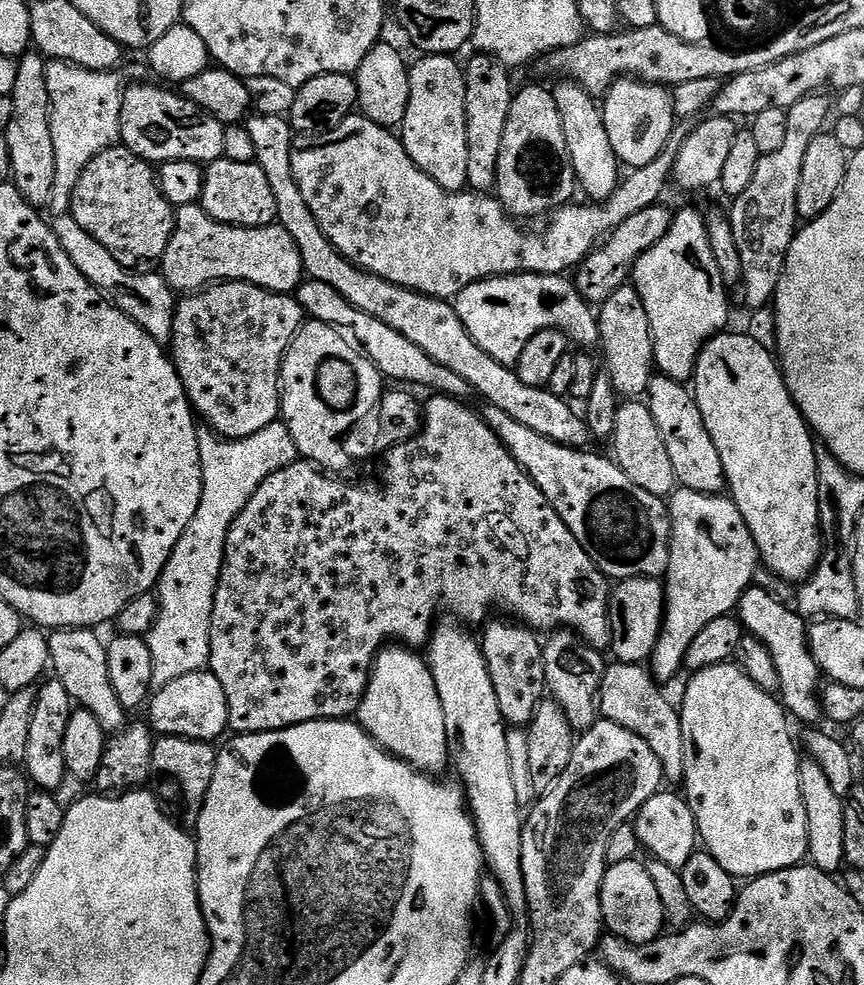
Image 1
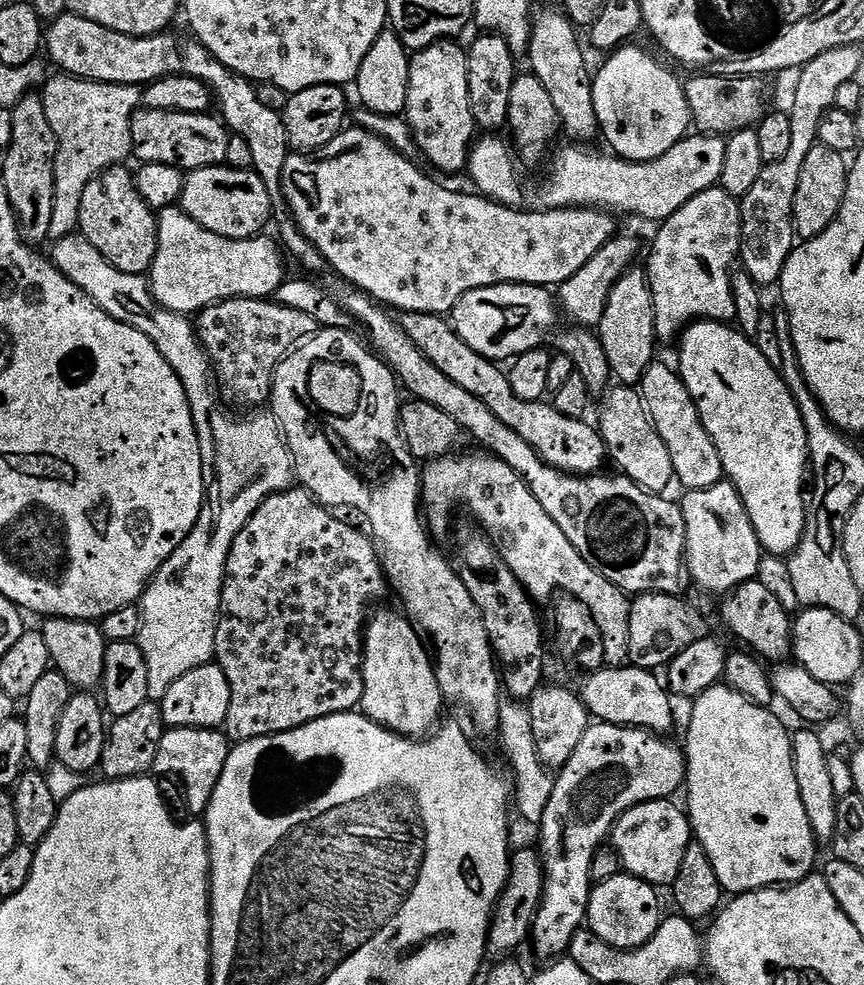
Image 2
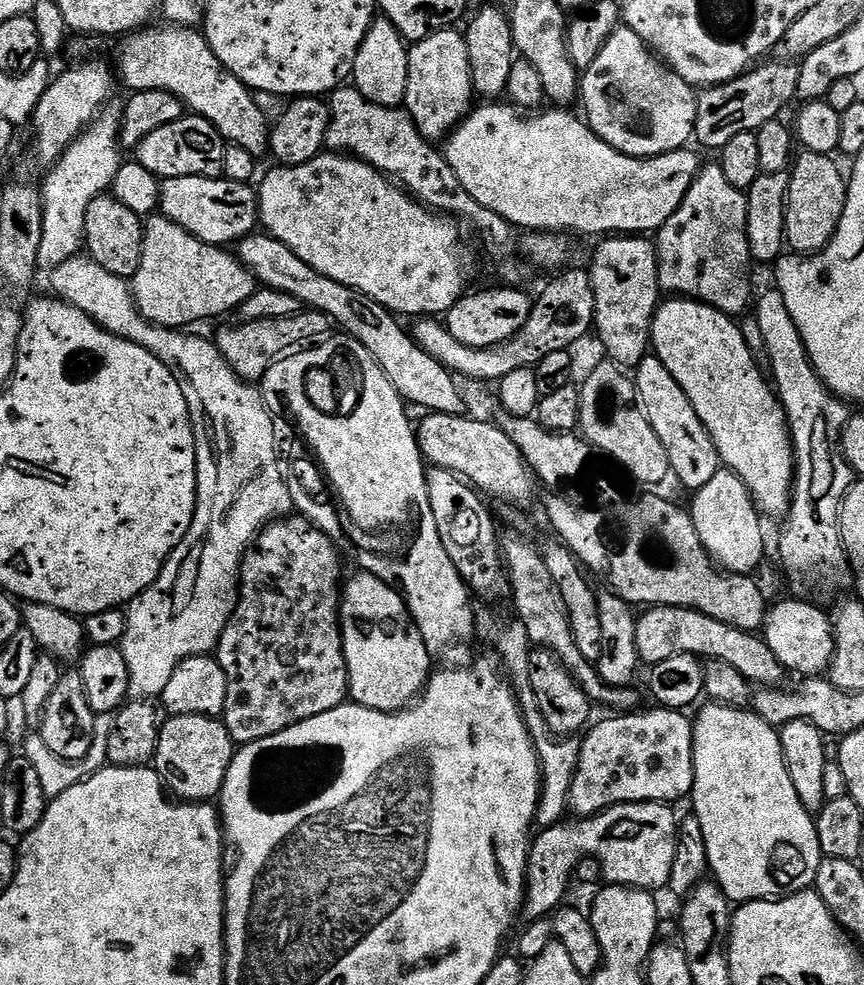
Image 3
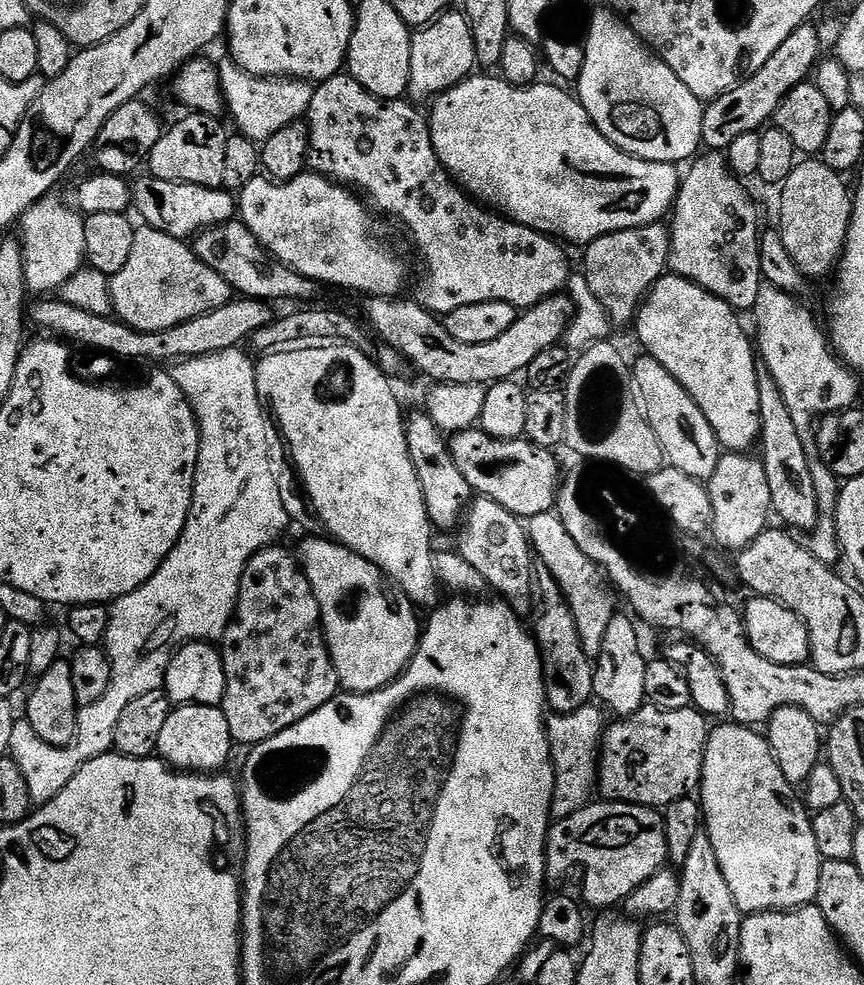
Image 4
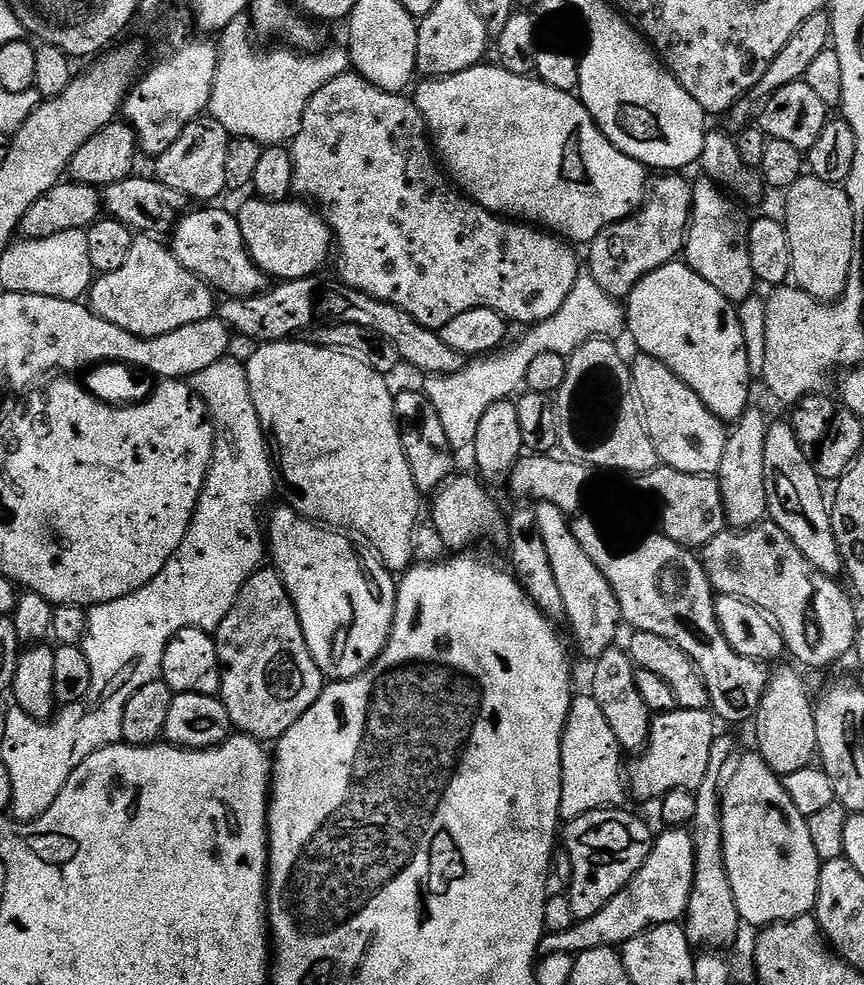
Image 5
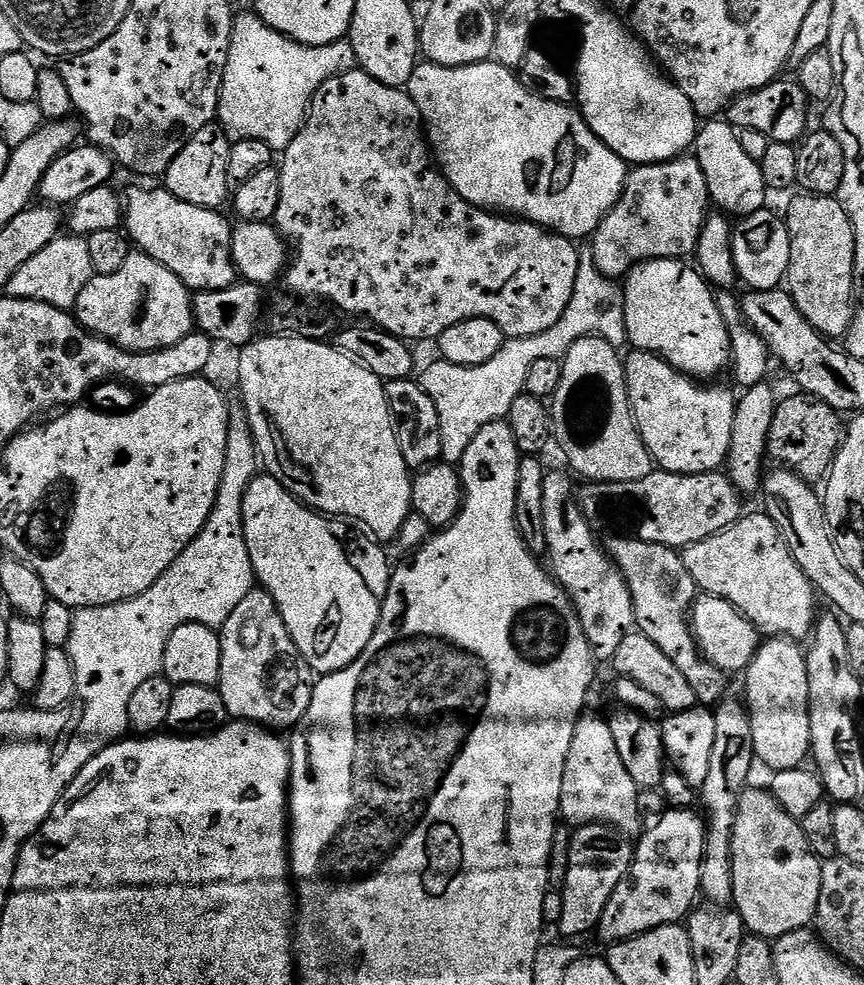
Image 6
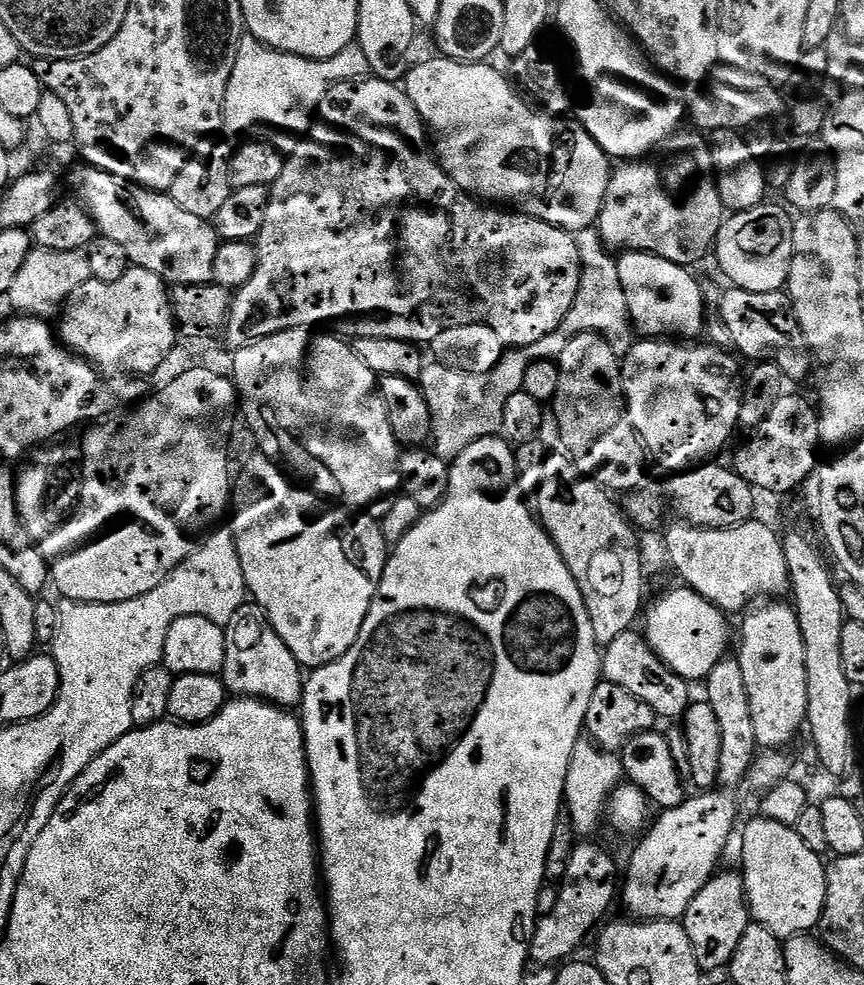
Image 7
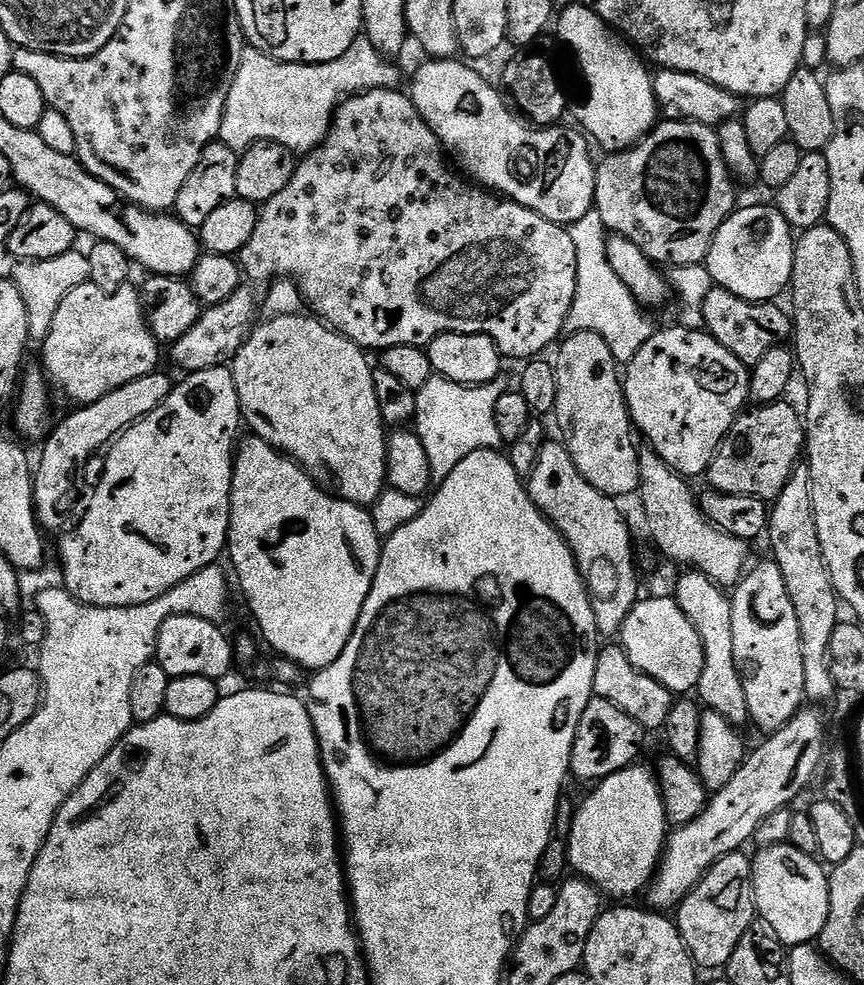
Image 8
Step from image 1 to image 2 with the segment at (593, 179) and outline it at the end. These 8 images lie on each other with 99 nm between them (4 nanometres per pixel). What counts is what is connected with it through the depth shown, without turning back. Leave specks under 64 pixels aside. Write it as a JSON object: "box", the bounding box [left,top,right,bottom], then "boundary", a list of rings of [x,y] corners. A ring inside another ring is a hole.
{"box":[526,11,600,142],"boundary":[[[563,11],[535,13],[532,21],[532,33],[528,39],[526,59],[531,75],[546,86],[550,99],[554,101],[554,110],[558,110],[559,127],[572,142],[592,142],[600,136],[598,114],[594,114],[594,94],[592,76],[588,64],[584,61],[584,52],[576,41],[578,29]]]}

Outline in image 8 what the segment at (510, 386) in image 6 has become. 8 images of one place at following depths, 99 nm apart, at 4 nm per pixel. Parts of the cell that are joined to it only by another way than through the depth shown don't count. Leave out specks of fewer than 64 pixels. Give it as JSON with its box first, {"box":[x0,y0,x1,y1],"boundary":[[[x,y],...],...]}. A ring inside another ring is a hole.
{"box":[416,226,654,482],"boundary":[[[576,226],[571,229],[574,250],[578,258],[578,282],[570,314],[564,323],[564,332],[593,332],[598,334],[610,346],[617,365],[626,366],[646,346],[652,337],[654,325],[647,311],[636,301],[634,294],[614,274],[610,262],[606,258],[606,232],[603,227],[584,228]],[[432,375],[430,382],[416,393],[416,437],[426,446],[426,458],[430,458],[432,479],[442,482],[470,454],[487,448],[499,449],[502,441],[498,434],[496,407],[502,398],[505,385],[500,382],[490,384],[459,384],[450,382],[444,376]]]}

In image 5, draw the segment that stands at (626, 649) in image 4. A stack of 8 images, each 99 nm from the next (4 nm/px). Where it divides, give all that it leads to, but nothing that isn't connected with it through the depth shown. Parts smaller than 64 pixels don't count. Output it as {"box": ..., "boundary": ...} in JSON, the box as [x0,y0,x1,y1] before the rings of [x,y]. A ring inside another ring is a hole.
{"box":[590,646,653,753],"boundary":[[[614,646],[602,654],[602,658],[594,661],[592,672],[592,688],[590,695],[602,706],[602,714],[606,714],[606,722],[610,722],[610,730],[614,730],[614,738],[618,738],[621,749],[625,753],[639,753],[648,745],[648,735],[652,732],[653,713],[648,711],[646,702],[642,702],[642,694],[638,694],[636,685],[637,667],[629,658],[623,647]]]}

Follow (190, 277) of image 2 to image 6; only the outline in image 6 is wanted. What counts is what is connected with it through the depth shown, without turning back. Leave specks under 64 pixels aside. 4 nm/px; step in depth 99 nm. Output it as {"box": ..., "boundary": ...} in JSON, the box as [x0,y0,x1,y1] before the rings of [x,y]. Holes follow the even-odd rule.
{"box":[74,250,194,352],"boundary":[[[132,250],[122,270],[105,276],[93,275],[82,294],[78,294],[74,315],[86,331],[101,336],[103,340],[111,340],[119,348],[126,348],[129,352],[157,352],[160,348],[169,348],[182,342],[182,338],[194,331],[192,297],[193,293],[184,285],[182,278],[178,278],[178,274],[166,270],[166,266],[146,253]]]}

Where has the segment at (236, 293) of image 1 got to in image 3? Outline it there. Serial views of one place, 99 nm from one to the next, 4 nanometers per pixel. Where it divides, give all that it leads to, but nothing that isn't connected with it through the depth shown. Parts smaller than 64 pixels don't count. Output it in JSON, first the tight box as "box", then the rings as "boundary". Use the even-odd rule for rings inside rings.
{"box":[214,310,334,382],"boundary":[[[311,310],[286,318],[262,318],[235,323],[214,336],[214,342],[235,372],[249,382],[263,381],[270,366],[277,360],[289,355],[297,346],[315,345],[321,339],[320,332],[331,333],[331,328],[334,328],[334,321],[328,313]]]}

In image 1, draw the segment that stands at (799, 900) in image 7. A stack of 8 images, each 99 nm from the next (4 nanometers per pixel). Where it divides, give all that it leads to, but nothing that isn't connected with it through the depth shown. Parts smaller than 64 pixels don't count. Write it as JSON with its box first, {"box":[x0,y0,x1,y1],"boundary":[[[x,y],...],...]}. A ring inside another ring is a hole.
{"box":[678,662,808,878],"boundary":[[[735,662],[710,666],[701,672],[691,673],[692,681],[684,692],[684,701],[679,701],[678,711],[682,722],[682,738],[686,738],[686,766],[682,781],[683,795],[696,819],[696,830],[706,851],[717,860],[722,869],[735,878],[755,878],[778,870],[794,868],[805,863],[808,855],[808,827],[806,826],[806,806],[802,806],[802,790],[798,786],[798,770],[801,753],[796,753],[796,744],[792,741],[792,728],[788,725],[789,713],[783,703],[773,693],[762,690]]]}

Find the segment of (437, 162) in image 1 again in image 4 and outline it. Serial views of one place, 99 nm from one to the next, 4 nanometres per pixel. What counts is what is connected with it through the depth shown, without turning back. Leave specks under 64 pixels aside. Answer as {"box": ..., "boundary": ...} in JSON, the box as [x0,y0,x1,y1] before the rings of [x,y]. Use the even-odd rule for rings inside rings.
{"box":[407,10,477,102],"boundary":[[[449,10],[431,24],[412,32],[410,46],[410,82],[407,95],[413,101],[431,102],[455,84],[461,84],[477,71],[474,34],[470,34],[463,11]]]}

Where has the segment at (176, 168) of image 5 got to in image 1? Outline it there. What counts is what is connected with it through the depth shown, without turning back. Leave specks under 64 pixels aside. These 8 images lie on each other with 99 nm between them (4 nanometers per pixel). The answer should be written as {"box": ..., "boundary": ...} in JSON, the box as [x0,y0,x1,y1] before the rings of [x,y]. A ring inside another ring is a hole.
{"box":[120,83,226,166],"boundary":[[[129,83],[125,87],[120,119],[123,147],[156,166],[167,160],[189,160],[207,166],[221,159],[224,155],[222,138],[226,125],[194,106],[194,102],[180,95],[179,91],[156,84]]]}

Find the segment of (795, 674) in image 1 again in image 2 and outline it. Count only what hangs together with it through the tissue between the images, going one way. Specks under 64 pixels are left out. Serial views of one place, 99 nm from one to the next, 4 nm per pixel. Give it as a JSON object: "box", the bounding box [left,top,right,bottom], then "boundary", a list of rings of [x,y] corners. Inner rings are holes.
{"box":[720,578,792,662],"boundary":[[[760,578],[747,580],[727,593],[723,597],[720,616],[725,626],[744,643],[741,645],[745,649],[765,661],[784,662],[792,656],[792,620],[783,602],[762,581]]]}

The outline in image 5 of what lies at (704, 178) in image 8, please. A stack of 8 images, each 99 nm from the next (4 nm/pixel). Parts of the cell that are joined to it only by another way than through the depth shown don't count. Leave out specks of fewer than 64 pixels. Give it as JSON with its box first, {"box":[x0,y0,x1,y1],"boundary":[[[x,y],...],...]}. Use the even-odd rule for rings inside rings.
{"box":[586,174,692,298],"boundary":[[[664,174],[660,181],[651,185],[642,207],[633,212],[626,220],[606,226],[592,239],[586,260],[586,272],[606,290],[606,294],[617,298],[626,298],[638,286],[646,274],[658,270],[663,264],[673,263],[683,253],[684,239],[688,236],[688,223],[692,217],[692,184],[684,181],[680,174]]]}

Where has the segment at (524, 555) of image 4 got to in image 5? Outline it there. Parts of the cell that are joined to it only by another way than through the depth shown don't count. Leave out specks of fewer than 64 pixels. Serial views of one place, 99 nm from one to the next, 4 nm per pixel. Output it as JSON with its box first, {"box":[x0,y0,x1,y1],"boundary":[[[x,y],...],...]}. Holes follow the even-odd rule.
{"box":[432,475,506,550],"boundary":[[[453,475],[436,489],[432,500],[432,528],[448,550],[464,550],[467,544],[476,544],[489,536],[492,540],[503,541],[506,536],[506,520],[500,516],[500,508],[484,489],[485,481],[479,475]]]}

